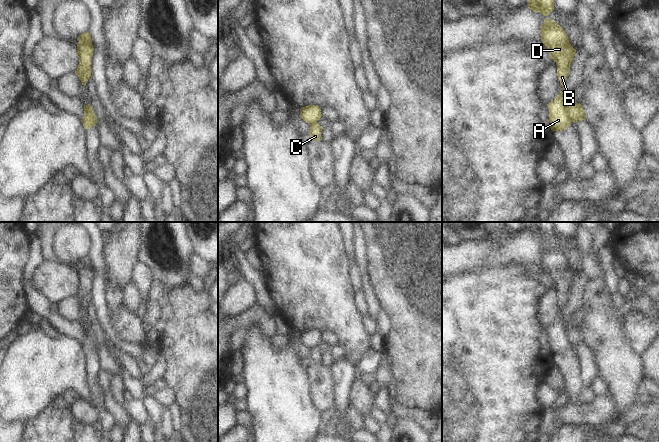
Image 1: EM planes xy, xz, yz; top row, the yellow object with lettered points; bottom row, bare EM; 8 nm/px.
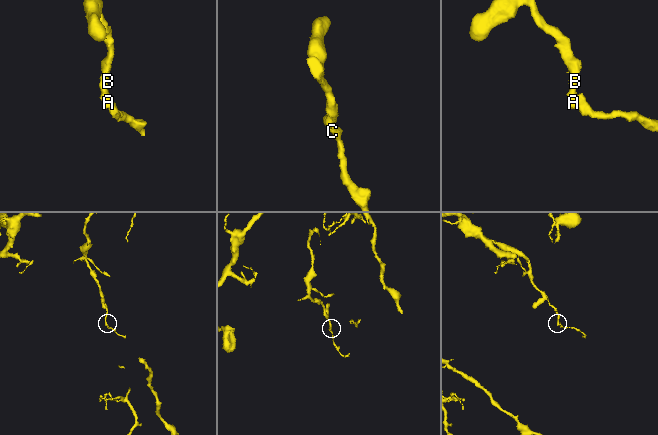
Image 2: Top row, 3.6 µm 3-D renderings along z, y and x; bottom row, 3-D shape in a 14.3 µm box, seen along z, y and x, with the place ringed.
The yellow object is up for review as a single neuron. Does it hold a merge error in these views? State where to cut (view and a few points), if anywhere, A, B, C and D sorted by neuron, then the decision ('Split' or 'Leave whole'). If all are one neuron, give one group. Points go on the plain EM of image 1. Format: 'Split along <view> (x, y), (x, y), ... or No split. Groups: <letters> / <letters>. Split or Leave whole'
Split along yz (566, 331), (566, 337), (571, 345). Groups: A B D / C. Split.

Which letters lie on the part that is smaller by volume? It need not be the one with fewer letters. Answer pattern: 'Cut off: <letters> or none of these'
Cut off: C

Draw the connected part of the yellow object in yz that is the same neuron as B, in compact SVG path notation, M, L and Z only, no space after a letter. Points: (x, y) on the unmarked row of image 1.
M548 241L540 250L540 260L550 276L550 282L557 287L557 300L561 306L559 319L547 328L550 352L553 356L563 355L571 349L571 344L567 338L567 331L563 328L561 311L569 300L569 291L576 274L571 270L564 253Z

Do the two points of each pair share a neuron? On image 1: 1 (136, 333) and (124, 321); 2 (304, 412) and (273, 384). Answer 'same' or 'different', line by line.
1: same
2: same

